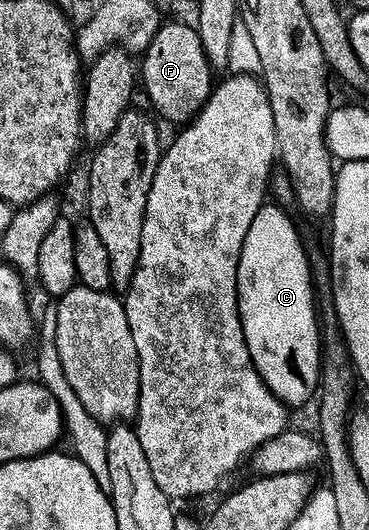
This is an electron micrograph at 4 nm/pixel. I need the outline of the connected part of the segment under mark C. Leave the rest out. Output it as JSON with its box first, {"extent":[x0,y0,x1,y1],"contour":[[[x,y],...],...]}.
{"extent":[237,205,321,408],"contour":[[[280,205],[261,206],[259,212],[255,212],[255,220],[251,220],[251,228],[247,228],[247,240],[243,240],[237,269],[237,307],[243,336],[247,340],[247,352],[265,381],[265,387],[289,408],[303,405],[312,394],[314,397],[321,373],[321,332],[311,258],[308,253],[305,255],[296,224]]]}

